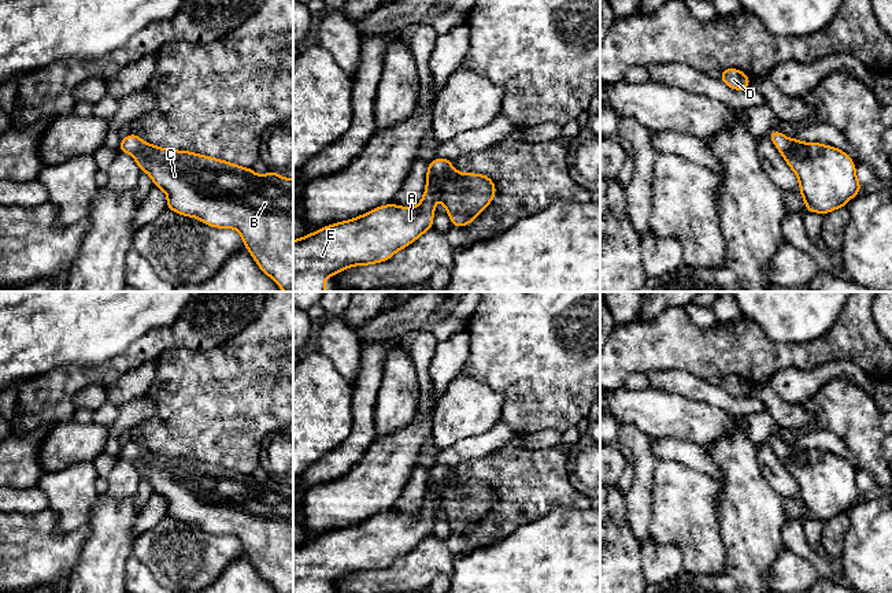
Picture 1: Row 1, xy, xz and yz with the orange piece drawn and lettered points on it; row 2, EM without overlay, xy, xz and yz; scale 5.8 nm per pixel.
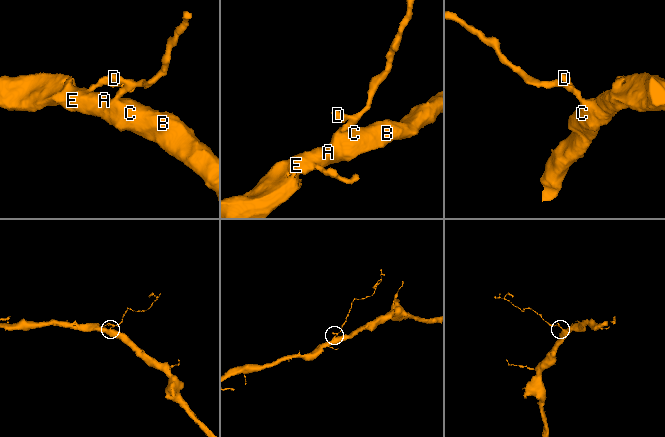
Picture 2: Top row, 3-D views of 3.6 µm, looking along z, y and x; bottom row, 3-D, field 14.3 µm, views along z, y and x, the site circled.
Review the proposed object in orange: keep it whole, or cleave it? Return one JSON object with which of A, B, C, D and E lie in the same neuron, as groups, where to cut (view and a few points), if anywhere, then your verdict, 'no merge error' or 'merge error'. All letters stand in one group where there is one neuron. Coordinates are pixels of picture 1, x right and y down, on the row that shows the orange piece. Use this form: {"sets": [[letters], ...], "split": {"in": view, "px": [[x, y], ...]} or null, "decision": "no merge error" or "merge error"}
{"sets": [["A", "B", "C", "D", "E"]], "split": null, "decision": "no merge error"}

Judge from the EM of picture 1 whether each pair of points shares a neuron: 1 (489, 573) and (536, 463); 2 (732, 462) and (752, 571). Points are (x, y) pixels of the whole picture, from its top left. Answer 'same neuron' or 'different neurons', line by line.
1: different neurons
2: same neuron

